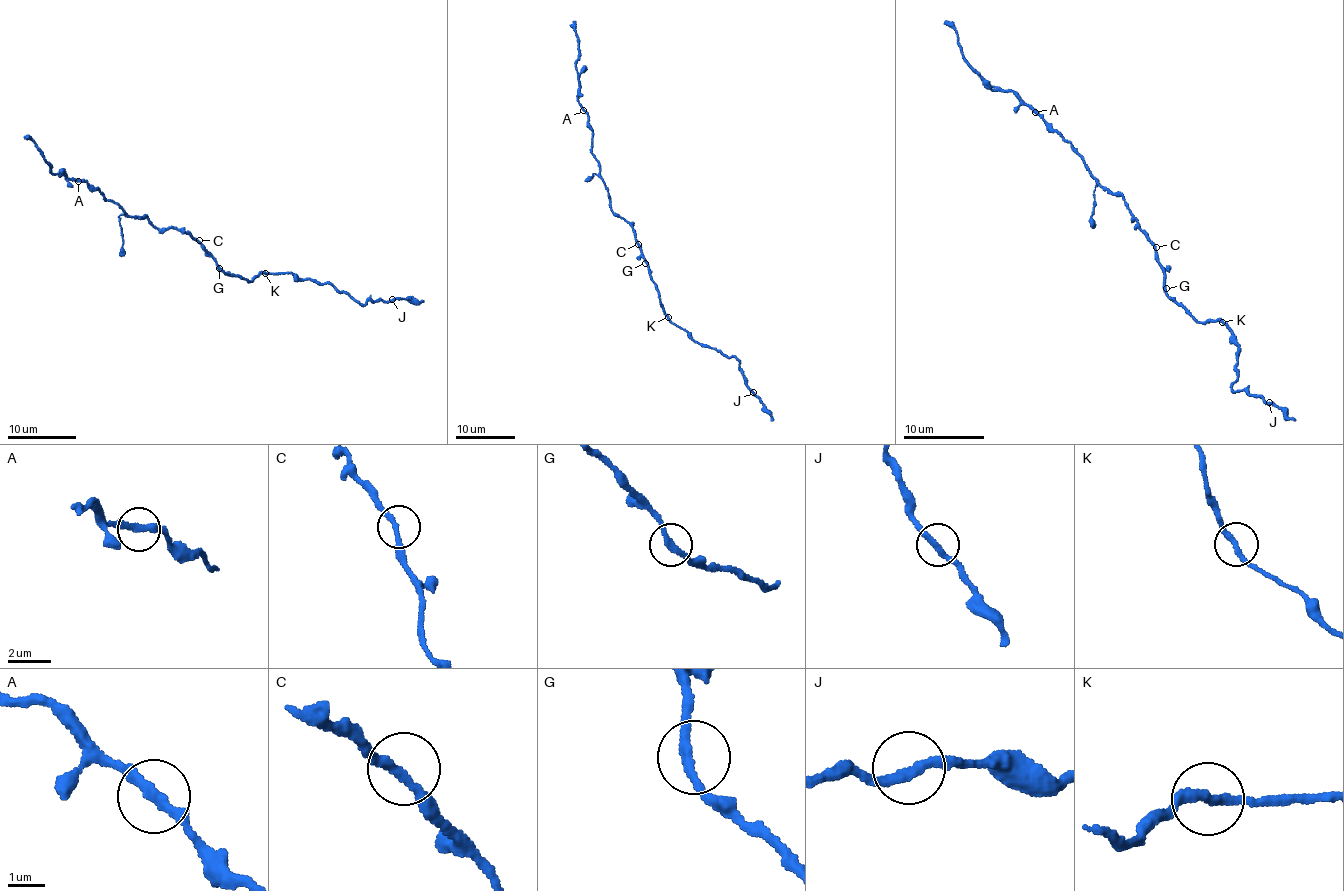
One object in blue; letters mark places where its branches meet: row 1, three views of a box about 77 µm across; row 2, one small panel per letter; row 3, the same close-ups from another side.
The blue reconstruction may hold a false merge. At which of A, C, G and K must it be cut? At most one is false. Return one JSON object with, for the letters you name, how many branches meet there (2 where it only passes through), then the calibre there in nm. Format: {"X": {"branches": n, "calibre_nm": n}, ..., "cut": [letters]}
{"K": {"branches": 2, "calibre_nm": 260}, "cut": ["K"]}

